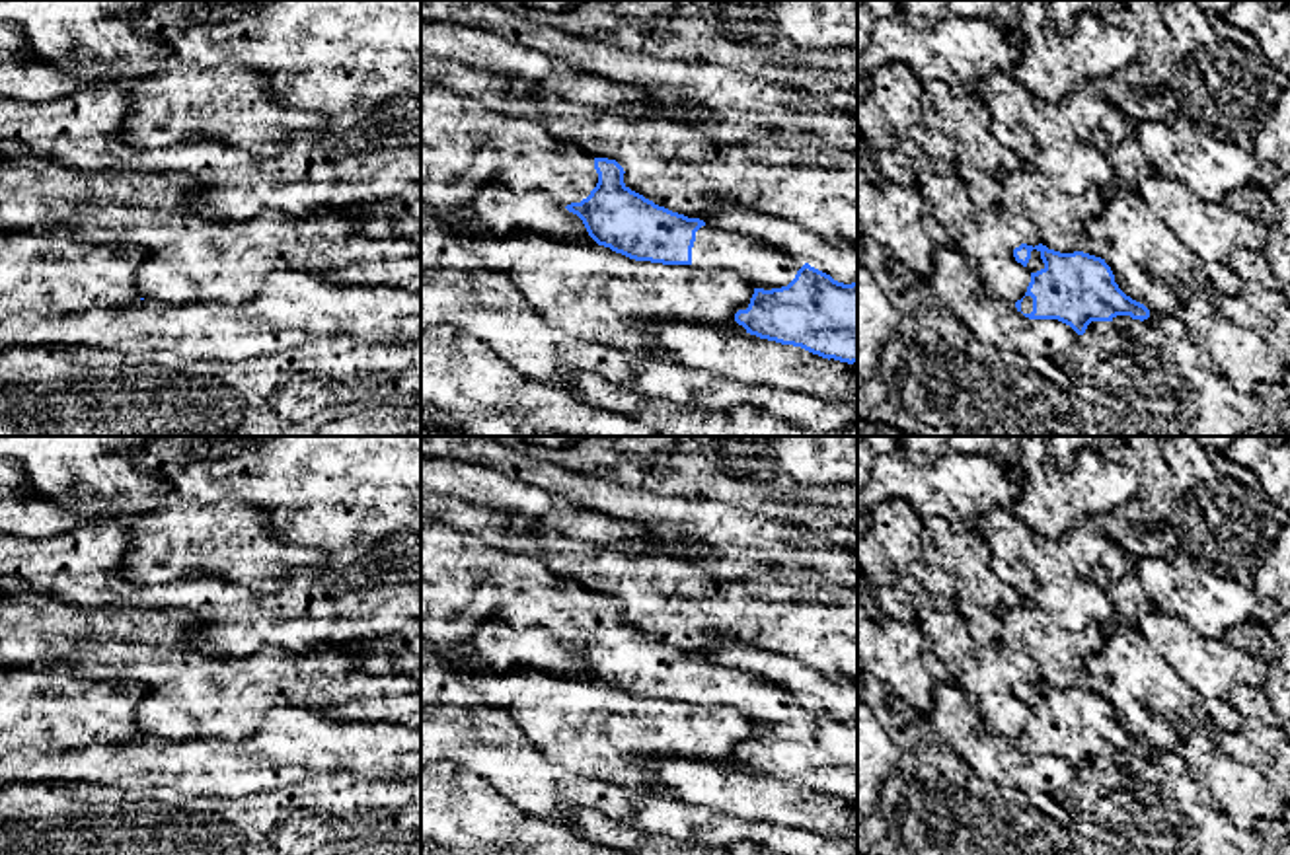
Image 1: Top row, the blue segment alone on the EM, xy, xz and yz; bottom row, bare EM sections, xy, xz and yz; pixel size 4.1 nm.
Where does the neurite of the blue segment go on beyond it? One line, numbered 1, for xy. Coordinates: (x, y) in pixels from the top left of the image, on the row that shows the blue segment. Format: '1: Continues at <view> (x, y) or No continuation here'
1: No continuation here

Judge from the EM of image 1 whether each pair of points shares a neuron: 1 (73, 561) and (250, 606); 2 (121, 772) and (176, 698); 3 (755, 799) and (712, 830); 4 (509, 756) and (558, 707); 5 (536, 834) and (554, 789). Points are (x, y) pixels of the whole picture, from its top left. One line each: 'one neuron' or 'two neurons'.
1: one neuron
2: two neurons
3: two neurons
4: two neurons
5: two neurons

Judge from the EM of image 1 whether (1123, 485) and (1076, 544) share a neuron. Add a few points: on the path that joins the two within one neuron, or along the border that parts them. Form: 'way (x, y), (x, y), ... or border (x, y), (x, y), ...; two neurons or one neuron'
border (1094, 519), (1082, 519), (1059, 538), (1051, 536); two neurons

